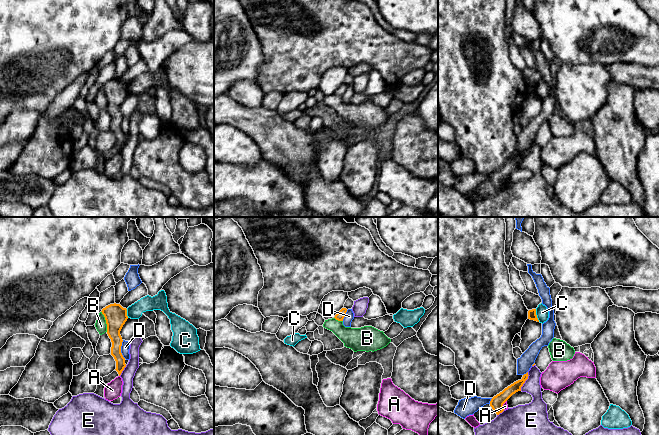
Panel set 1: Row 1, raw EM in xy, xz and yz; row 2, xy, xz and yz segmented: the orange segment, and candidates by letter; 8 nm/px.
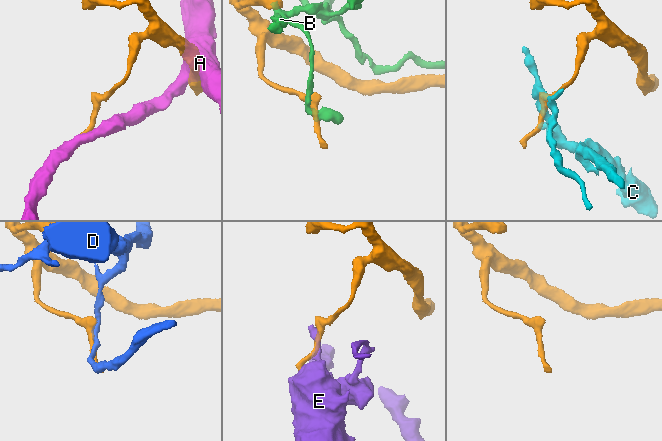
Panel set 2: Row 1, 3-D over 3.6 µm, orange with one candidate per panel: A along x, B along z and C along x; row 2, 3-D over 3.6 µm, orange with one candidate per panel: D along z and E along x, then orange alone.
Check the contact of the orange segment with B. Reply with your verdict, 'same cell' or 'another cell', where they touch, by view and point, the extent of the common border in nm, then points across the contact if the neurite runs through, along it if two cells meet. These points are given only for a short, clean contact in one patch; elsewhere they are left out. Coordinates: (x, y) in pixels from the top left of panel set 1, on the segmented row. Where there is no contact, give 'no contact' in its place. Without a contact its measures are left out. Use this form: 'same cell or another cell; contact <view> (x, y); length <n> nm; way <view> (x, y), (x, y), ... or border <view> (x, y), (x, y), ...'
another cell; contact xy (106, 321); length 180 nm; border xy (101, 311), (107, 331)

